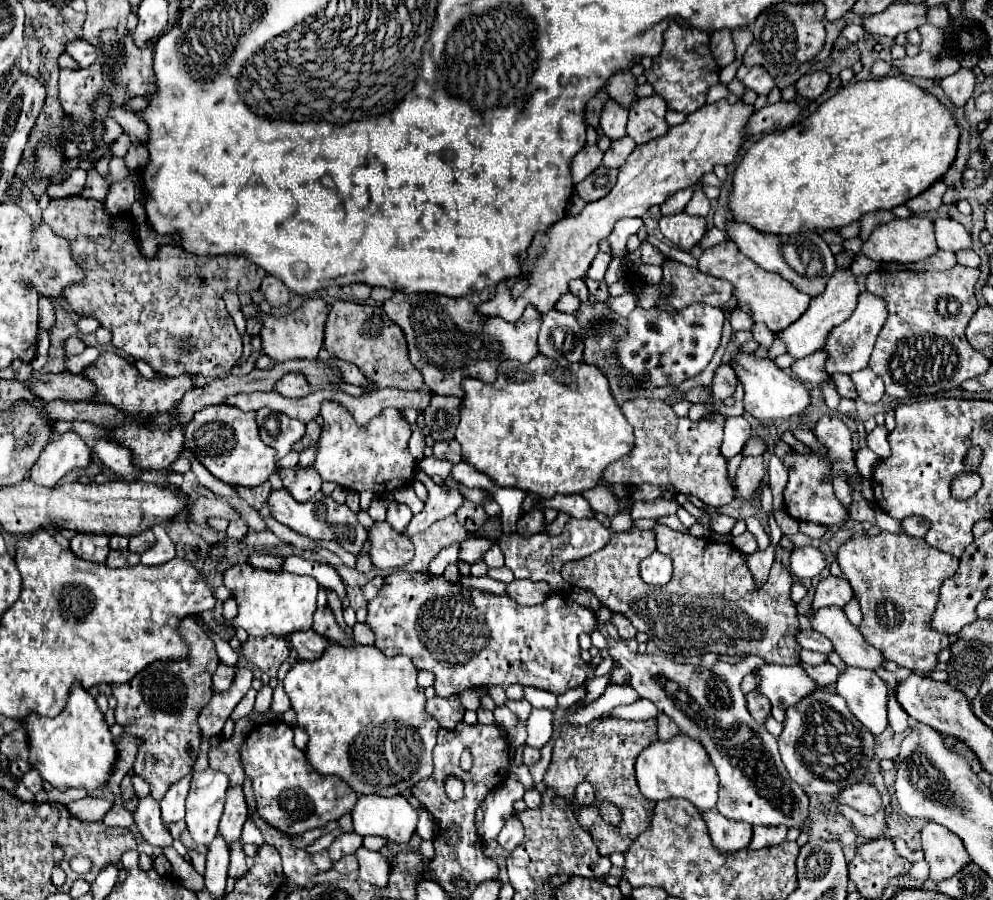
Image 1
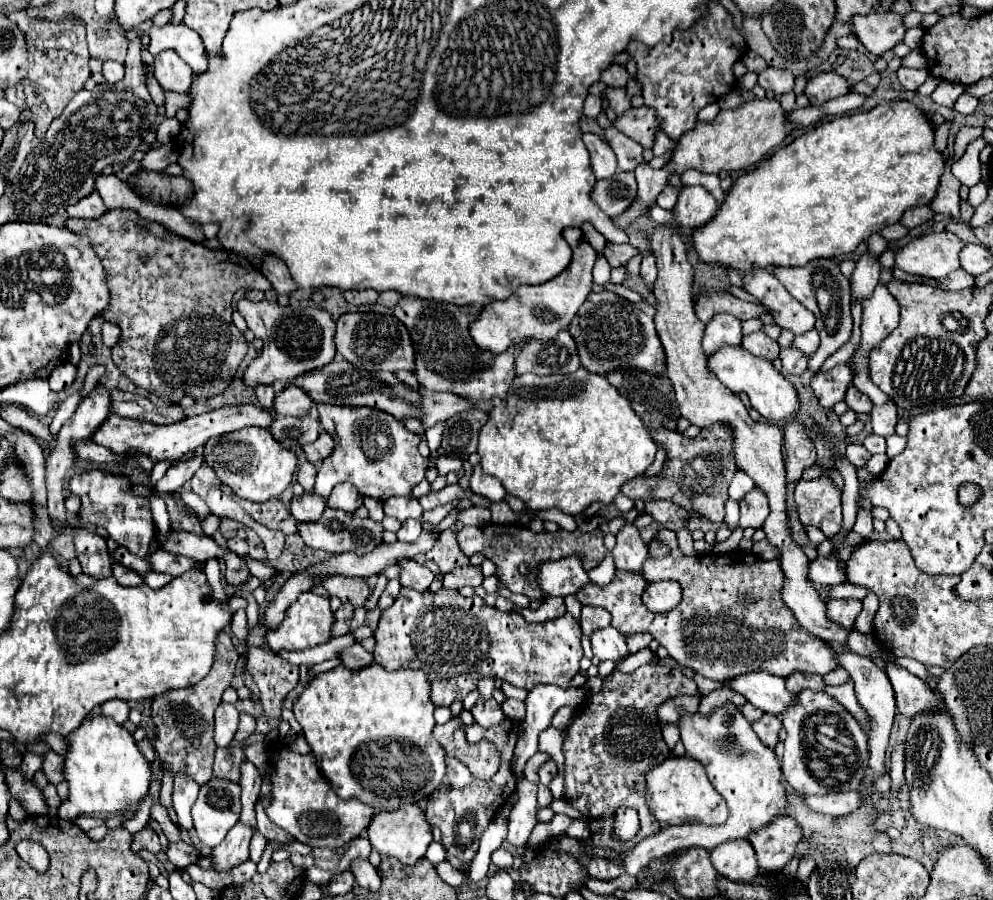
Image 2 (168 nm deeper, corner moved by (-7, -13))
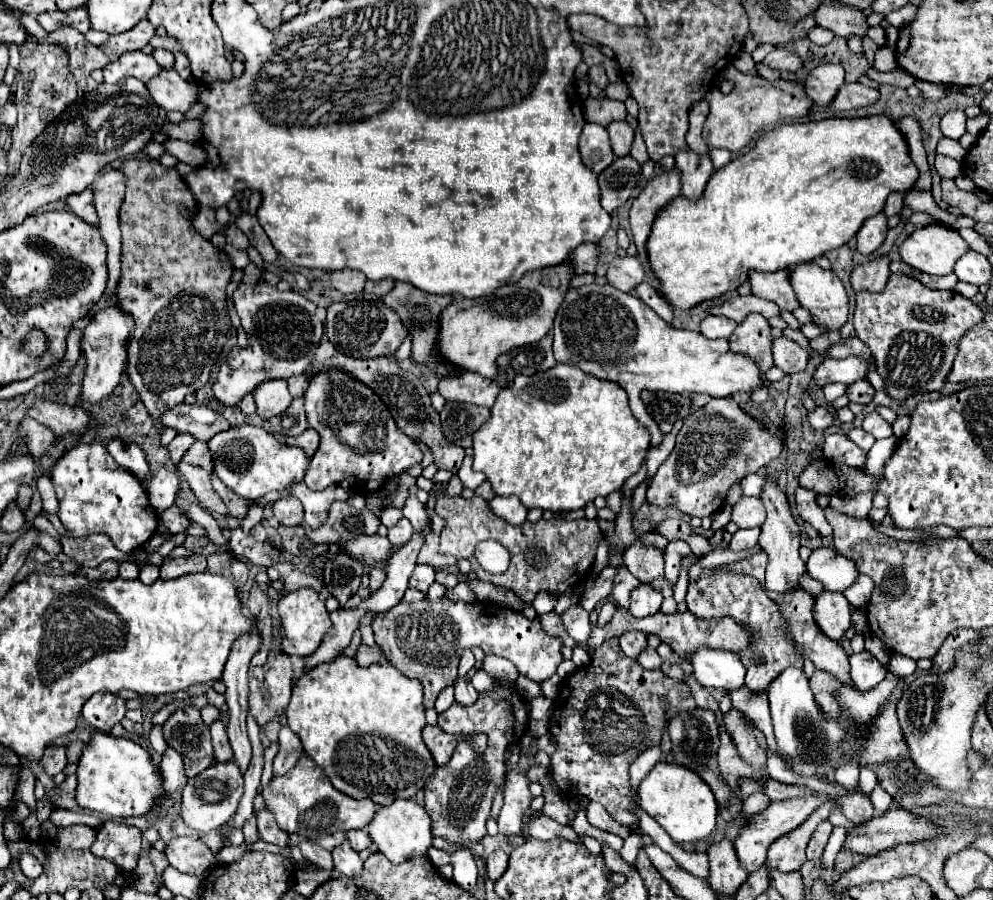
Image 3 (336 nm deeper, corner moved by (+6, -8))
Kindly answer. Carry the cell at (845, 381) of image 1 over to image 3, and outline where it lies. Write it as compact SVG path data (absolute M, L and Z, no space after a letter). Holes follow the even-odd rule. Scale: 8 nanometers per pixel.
M857 380L851 386L847 386L845 394L849 396L849 402L869 404L871 398L873 398L873 394L875 394L875 390L873 390L873 386L867 380Z

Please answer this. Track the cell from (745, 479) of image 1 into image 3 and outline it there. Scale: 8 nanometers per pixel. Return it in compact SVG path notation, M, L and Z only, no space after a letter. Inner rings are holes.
M743 496L733 506L731 520L739 528L757 528L757 526L763 524L763 504L759 502L759 498L745 498Z

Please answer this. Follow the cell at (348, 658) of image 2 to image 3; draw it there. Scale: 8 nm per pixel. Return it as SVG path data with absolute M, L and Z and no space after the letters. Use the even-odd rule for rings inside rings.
M361 644L355 652L355 660L359 666L369 666L369 664L375 664L375 662L383 662L383 654L379 654L379 648L377 646L365 646Z

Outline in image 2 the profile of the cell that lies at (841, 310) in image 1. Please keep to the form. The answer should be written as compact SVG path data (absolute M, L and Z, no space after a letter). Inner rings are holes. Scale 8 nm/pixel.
M864 253L856 261L856 269L854 269L854 275L850 279L850 283L852 283L852 299L862 301L864 297L870 297L874 287L880 281L880 271L882 271L882 265L880 265L878 257L874 257L870 253Z

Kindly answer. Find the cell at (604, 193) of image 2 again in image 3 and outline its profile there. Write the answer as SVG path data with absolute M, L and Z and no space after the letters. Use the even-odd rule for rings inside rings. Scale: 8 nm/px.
M631 156L615 158L613 164L599 174L601 206L607 212L621 208L631 198L633 188L637 184L637 176L639 164Z

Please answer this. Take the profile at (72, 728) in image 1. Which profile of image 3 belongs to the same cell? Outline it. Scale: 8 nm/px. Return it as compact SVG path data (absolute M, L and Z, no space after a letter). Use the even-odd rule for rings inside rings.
M91 732L91 740L81 750L77 762L75 800L81 808L107 814L113 818L147 814L155 798L163 794L161 776L149 754L129 738L117 738L105 732Z

